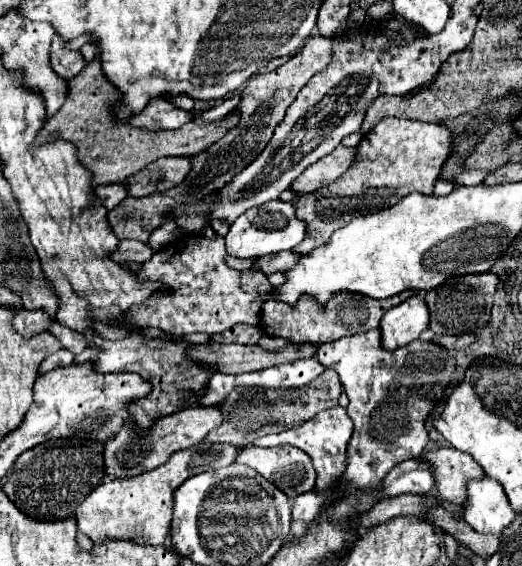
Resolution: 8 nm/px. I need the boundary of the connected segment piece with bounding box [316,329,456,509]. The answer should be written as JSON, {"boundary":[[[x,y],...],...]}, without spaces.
{"boundary":[[[378,329],[324,343],[318,347],[316,357],[324,367],[330,367],[340,375],[342,387],[348,391],[346,395],[350,399],[346,411],[354,421],[354,437],[350,439],[346,461],[348,467],[342,475],[340,491],[326,503],[328,509],[330,503],[340,501],[346,493],[378,485],[398,461],[422,455],[422,449],[428,443],[424,421],[436,401],[446,393],[456,365],[454,359],[450,359],[450,351],[430,341],[418,339],[396,351],[386,351],[382,349]]]}

